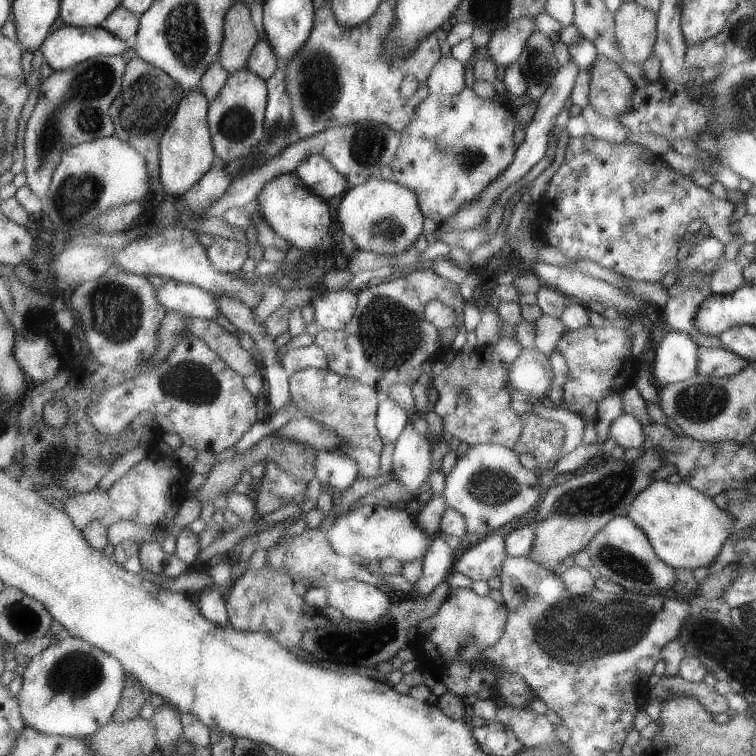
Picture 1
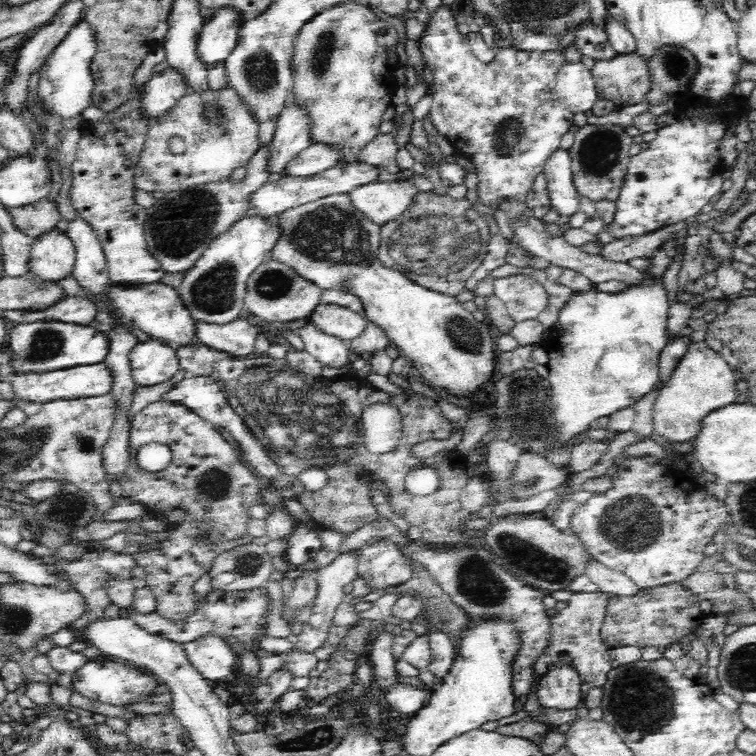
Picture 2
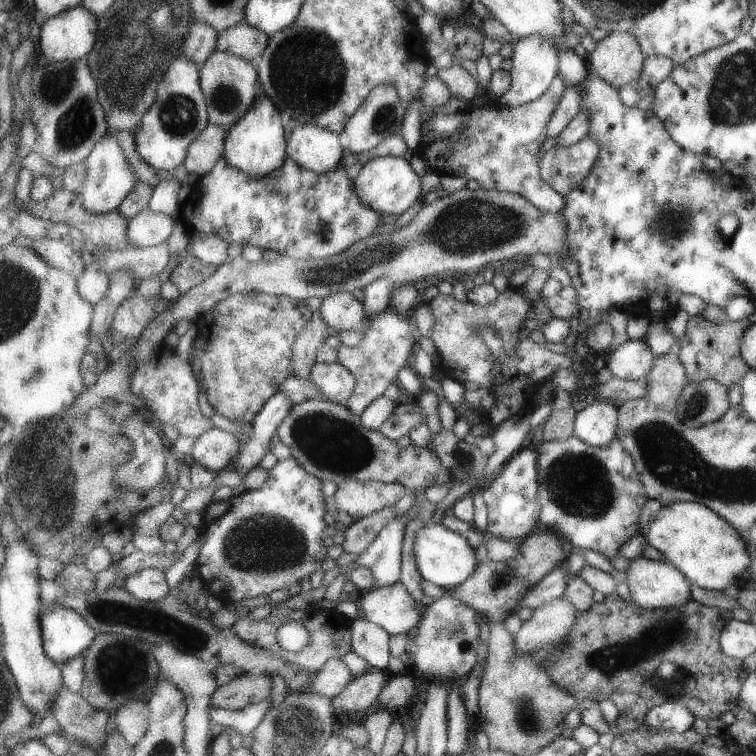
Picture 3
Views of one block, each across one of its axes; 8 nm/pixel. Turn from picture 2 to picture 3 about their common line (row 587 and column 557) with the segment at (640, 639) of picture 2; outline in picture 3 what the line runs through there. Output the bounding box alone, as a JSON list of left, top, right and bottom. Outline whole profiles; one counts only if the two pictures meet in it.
[541,593,751,732]

